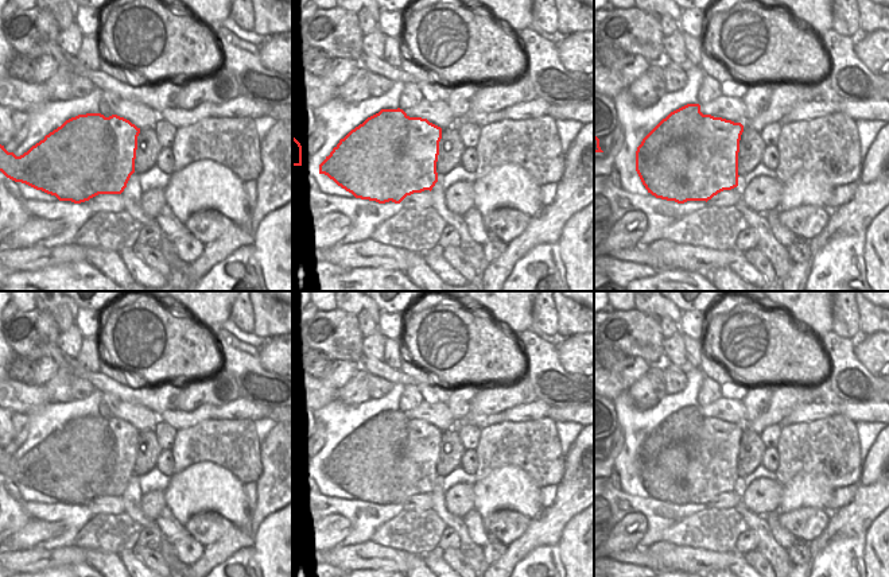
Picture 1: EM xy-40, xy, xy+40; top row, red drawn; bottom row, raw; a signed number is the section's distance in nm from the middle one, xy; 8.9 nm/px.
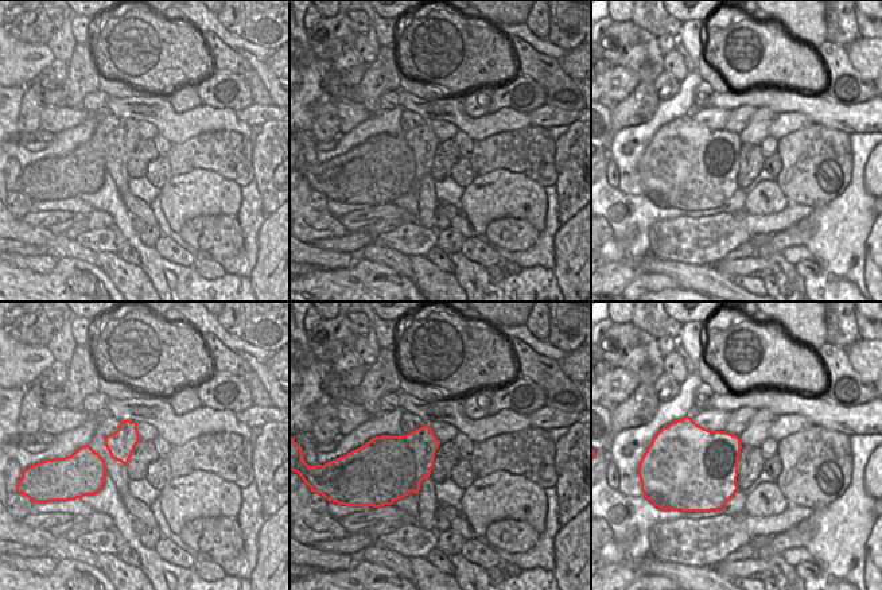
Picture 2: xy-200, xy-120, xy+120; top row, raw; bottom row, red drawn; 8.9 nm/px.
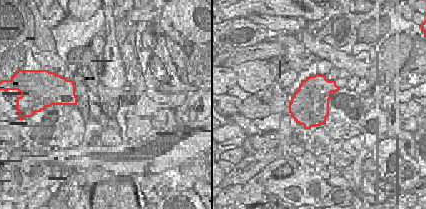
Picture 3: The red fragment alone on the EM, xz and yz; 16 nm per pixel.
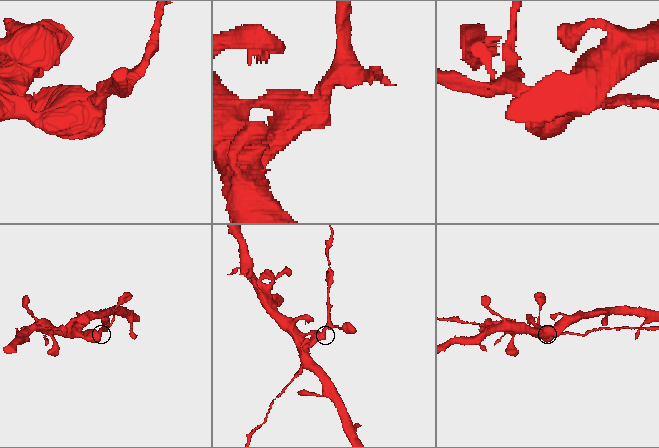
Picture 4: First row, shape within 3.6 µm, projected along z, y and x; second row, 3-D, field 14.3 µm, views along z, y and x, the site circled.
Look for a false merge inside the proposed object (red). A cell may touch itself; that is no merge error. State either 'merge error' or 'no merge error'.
merge error

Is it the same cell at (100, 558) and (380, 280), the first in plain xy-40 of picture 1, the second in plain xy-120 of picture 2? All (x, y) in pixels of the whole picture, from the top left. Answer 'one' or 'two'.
two

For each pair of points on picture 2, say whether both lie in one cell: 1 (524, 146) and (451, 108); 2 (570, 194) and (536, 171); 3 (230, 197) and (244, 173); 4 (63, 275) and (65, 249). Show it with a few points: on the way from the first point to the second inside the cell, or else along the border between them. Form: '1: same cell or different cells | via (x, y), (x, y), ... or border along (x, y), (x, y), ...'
1: different cells | border along (529, 124), (493, 134), (474, 143)
2: different cells | border along (555, 151), (555, 185)
3: different cells | border along (208, 171), (216, 171), (232, 179), (240, 187)
4: different cells | border along (57, 259), (78, 257), (96, 266)

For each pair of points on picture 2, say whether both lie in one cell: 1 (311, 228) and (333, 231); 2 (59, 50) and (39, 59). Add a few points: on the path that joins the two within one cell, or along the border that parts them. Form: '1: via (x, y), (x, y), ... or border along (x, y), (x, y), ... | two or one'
1: via (317, 228), (327, 228) | one
2: border along (46, 45), (55, 58) | two

